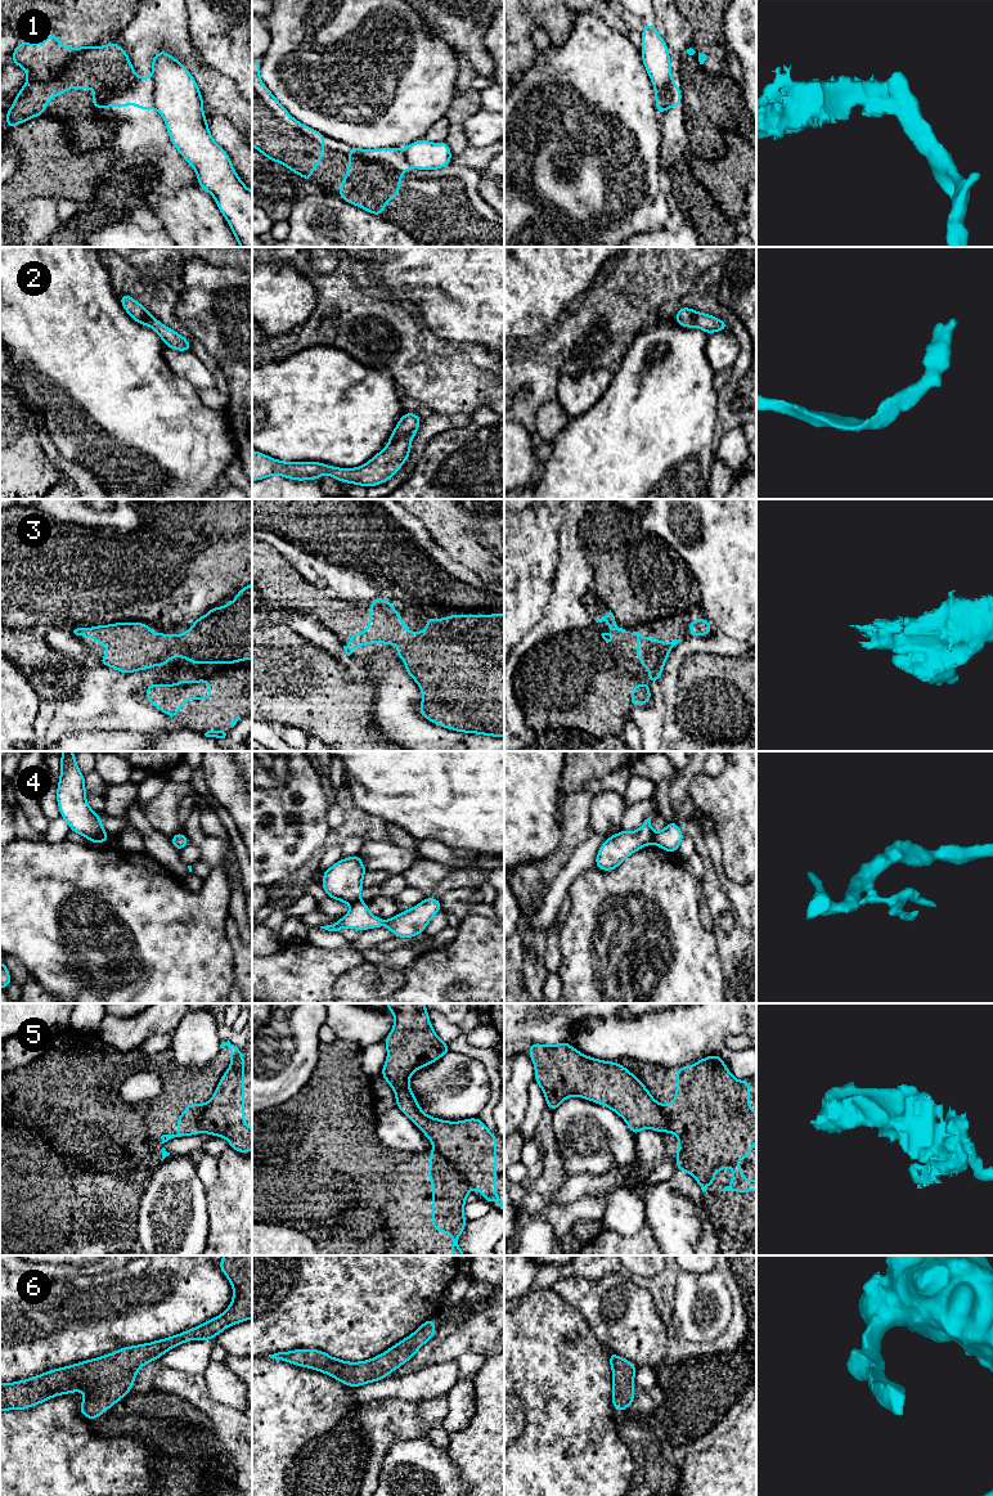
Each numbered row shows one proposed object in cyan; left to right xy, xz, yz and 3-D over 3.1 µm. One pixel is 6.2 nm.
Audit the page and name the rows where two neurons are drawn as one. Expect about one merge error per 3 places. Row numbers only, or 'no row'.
1, 4, 5

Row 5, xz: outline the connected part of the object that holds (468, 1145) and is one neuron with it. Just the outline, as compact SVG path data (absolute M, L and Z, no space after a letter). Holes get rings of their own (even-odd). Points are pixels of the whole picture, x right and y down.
M386 1003L386 1007L395 1016L395 1024L383 1041L387 1060L381 1075L392 1087L396 1106L426 1135L433 1150L445 1156L471 1187L481 1191L484 1200L498 1201L498 1209L504 1212L504 1201L494 1192L496 1136L478 1118L449 1122L424 1114L409 1087L414 1072L450 1052L433 1030L428 1010L423 1003Z

